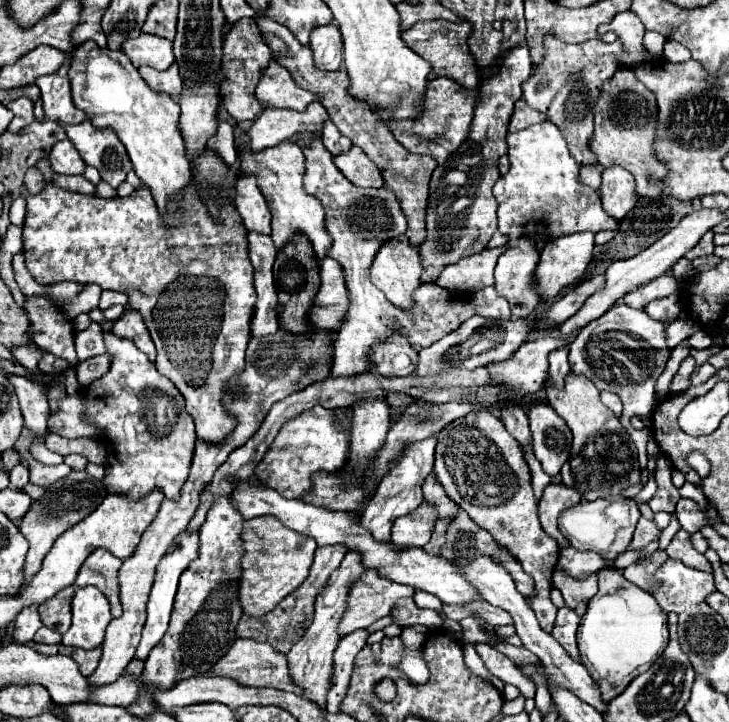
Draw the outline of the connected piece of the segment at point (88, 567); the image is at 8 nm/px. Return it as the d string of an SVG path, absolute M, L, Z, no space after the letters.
M95 549L87 561L83 563L75 585L95 585L99 587L105 597L111 603L111 613L113 617L121 615L121 601L119 601L119 567L121 567L121 559L113 557L107 549Z

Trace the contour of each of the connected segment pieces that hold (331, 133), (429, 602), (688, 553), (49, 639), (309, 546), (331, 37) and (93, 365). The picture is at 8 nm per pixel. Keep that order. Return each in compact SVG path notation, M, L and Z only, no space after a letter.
M325 121L325 125L323 125L323 145L333 155L341 155L351 149L351 141L347 137L343 137L331 121Z
M417 589L415 591L415 603L421 609L433 609L433 611L439 611L439 615L443 615L443 603L431 593L425 593L425 591Z
M679 531L673 537L673 541L665 549L665 553L671 559L679 559L679 561L683 561L685 565L689 565L693 569L701 569L705 573L711 573L711 563L705 559L705 555L701 555L699 551L693 549L693 545L689 543L689 533L685 533L685 531Z
M41 627L35 635L33 641L41 641L41 643L59 643L61 641L61 635L57 631L49 631L47 627Z
M263 515L245 523L245 575L241 579L241 605L251 617L271 611L281 597L293 593L309 575L313 565L315 539L285 527L277 517Z
M335 23L315 27L311 31L309 49L313 51L313 55L317 59L317 67L321 67L325 71L341 69L343 39L341 39L341 31L339 31L339 27Z
M101 353L97 357L91 357L87 361L81 361L75 371L77 371L77 381L81 387L87 387L91 385L95 379L103 377L107 371L109 371L109 365L111 365L111 357L109 353Z

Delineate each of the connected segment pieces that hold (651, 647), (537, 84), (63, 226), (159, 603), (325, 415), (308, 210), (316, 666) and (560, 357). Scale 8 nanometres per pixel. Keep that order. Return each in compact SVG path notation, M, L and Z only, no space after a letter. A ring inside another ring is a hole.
M619 569L599 571L599 591L587 603L577 631L581 663L601 689L601 699L617 697L623 679L645 663L655 661L669 641L667 613L657 605L655 597L629 583Z
M545 35L545 53L543 61L535 65L533 75L521 85L523 97L527 103L543 111L551 123L555 123L567 139L571 155L577 159L579 165L597 163L595 155L589 149L593 137L593 109L601 95L603 83L615 75L621 67L637 67L637 61L631 61L629 53L623 49L621 41L605 43L601 39L591 39L583 43L565 43L555 35Z
M49 159L37 161L35 169L39 169L45 177L43 191L31 195L27 189L23 189L23 197L27 201L23 255L25 265L35 281L41 285L53 285L59 281L77 281L85 285L97 283L101 289L125 293L129 297L129 307L141 311L157 347L157 371L171 379L185 397L187 413L193 417L197 427L197 439L211 445L223 443L237 427L237 419L223 403L225 383L241 375L245 369L245 349L251 339L249 323L257 301L248 240L245 239L247 229L237 211L225 211L225 227L217 227L217 223L205 215L205 205L201 199L197 199L197 187L191 185L183 189L181 195L173 197L173 201L167 205L167 215L159 215L147 187L129 197L103 199L57 187L53 183L55 171ZM189 279L199 279L199 285L181 285Z
M183 531L177 537L177 543L173 543L173 547L169 549L169 555L165 555L165 559L161 559L161 563L157 565L157 579L153 583L151 595L149 595L149 603L147 603L147 623L143 627L143 637L141 643L137 647L137 653L133 659L137 661L145 661L151 653L151 649L157 645L157 641L163 639L167 627L169 627L169 617L173 611L173 601L175 601L175 593L177 593L177 583L181 573L185 571L185 567L197 557L197 531L195 533L187 533Z
M315 405L313 409L301 413L281 427L255 473L261 471L261 467L269 467L271 475L269 483L265 485L275 489L279 495L285 495L285 499L301 499L311 491L311 477L317 471L337 473L345 467L349 453L349 433L345 429L347 421L349 419L345 415L345 409L325 409L321 405Z
M285 141L279 143L277 147L259 151L257 155L239 155L239 159L241 159L241 173L253 171L253 175L257 175L257 183L261 183L265 199L269 199L269 209L273 215L271 239L275 247L281 251L287 245L287 237L305 235L313 245L317 261L323 261L331 249L333 239L325 227L325 209L321 201L309 195L303 187L303 175L305 175L303 149L297 143Z
M355 549L347 551L339 569L331 573L327 585L317 595L315 617L313 617L311 625L307 627L305 635L287 653L289 655L289 671L293 671L293 679L297 679L297 683L301 683L301 687L305 687L305 691L309 691L309 695L303 695L305 699L317 699L317 703L327 701L327 693L331 689L331 677L333 677L333 653L341 641L339 623L347 611L349 591L351 591L353 583L357 579L361 579L363 573L367 573L367 567L361 563L359 551L355 551Z
M561 347L561 351L553 351L549 355L549 379L555 389L563 389L565 377L571 373L569 363L567 363L567 347Z

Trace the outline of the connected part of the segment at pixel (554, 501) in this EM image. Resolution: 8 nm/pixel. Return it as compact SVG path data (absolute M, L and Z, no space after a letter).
M551 483L539 501L541 525L543 525L545 533L559 543L559 549L569 547L569 541L559 531L557 519L563 511L579 505L579 501L581 501L581 495L577 495L577 491L569 491L563 483Z

